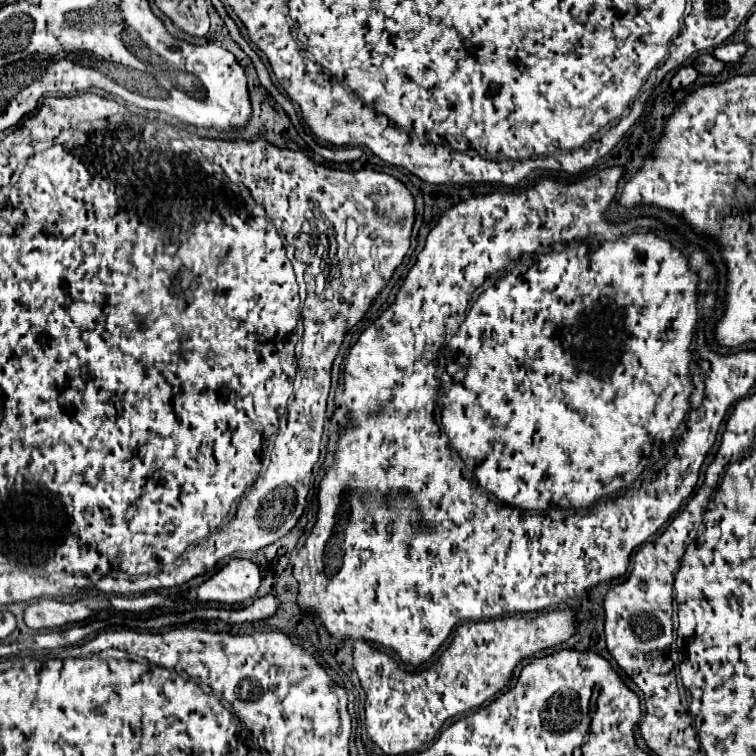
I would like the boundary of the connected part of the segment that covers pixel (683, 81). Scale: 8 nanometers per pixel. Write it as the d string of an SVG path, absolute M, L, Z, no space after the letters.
M684 66L680 68L674 78L672 78L672 88L674 90L682 90L682 88L688 88L690 84L694 84L698 78L698 72L692 68L692 66Z

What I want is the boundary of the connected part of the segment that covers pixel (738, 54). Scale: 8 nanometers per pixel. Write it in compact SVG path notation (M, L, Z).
M744 42L742 44L724 44L724 46L718 46L714 50L714 56L724 64L736 64L736 62L742 60L744 52L746 52L746 44Z

